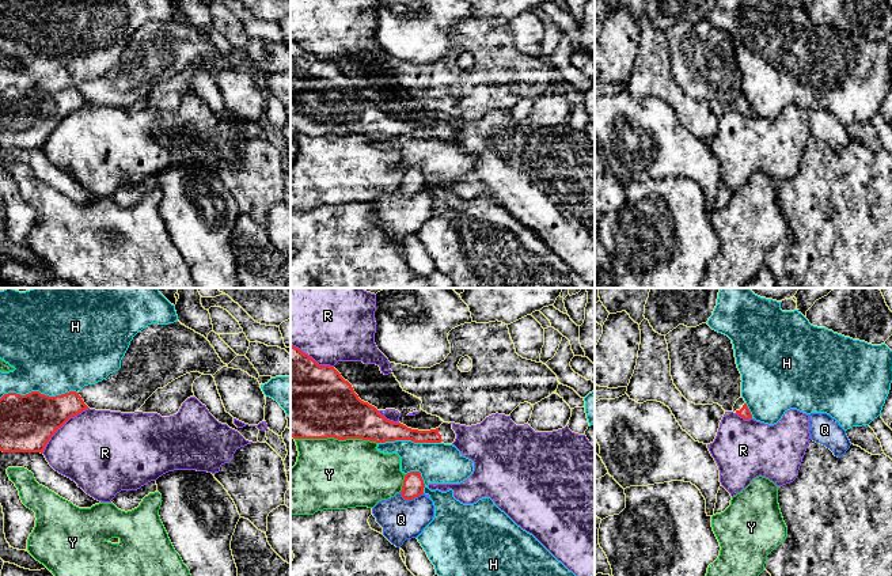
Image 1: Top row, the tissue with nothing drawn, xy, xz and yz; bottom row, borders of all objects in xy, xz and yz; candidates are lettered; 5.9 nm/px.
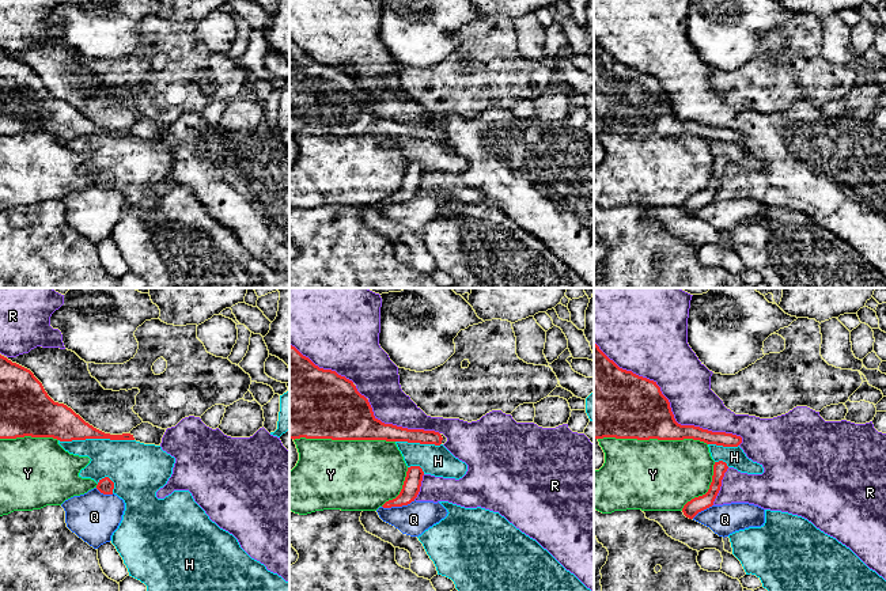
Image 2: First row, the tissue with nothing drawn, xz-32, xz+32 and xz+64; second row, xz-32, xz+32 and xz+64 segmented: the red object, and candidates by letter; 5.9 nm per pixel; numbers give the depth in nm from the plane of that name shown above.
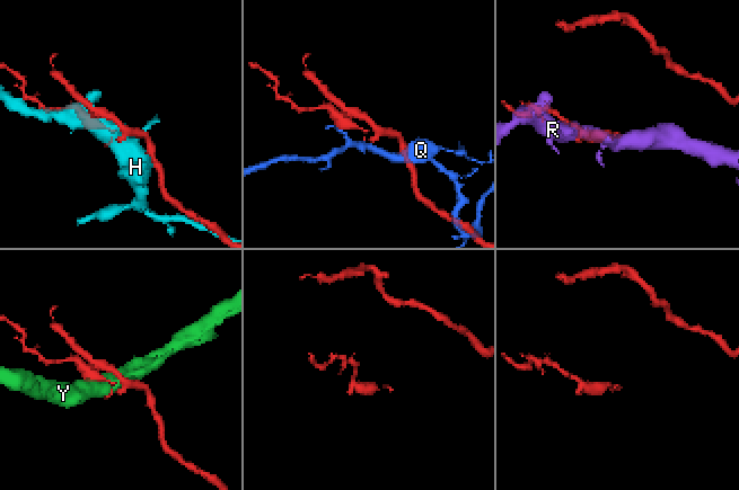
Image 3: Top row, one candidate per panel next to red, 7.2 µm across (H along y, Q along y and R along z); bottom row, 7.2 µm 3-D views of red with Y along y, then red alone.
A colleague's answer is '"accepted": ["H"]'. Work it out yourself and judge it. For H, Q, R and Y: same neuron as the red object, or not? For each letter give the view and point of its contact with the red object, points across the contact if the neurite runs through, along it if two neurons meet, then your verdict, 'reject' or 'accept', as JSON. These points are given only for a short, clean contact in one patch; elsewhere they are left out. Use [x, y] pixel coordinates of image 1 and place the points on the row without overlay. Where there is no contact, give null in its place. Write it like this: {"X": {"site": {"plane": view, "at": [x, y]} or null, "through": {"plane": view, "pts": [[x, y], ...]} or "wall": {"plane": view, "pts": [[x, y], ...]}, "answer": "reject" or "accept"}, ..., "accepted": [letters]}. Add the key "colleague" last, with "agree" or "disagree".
{"H": {"site": {"plane": "xy", "at": [38, 87]}, "answer": "reject"}, "Q": {"site": {"plane": "xz", "at": [410, 194]}, "wall": {"plane": "xz", "pts": [[399, 188], [405, 194], [413, 194], [422, 189]]}, "answer": "reject"}, "R": {"site": {"plane": "xy", "at": [61, 121]}, "answer": "reject"}, "Y": {"site": {"plane": "xz", "at": [337, 133]}, "answer": "reject"}, "accepted": [], "colleague": "disagree"}

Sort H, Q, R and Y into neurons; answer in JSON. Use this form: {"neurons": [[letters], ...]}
{"neurons": [["H"], ["Q"], ["R"], ["Y"]]}

